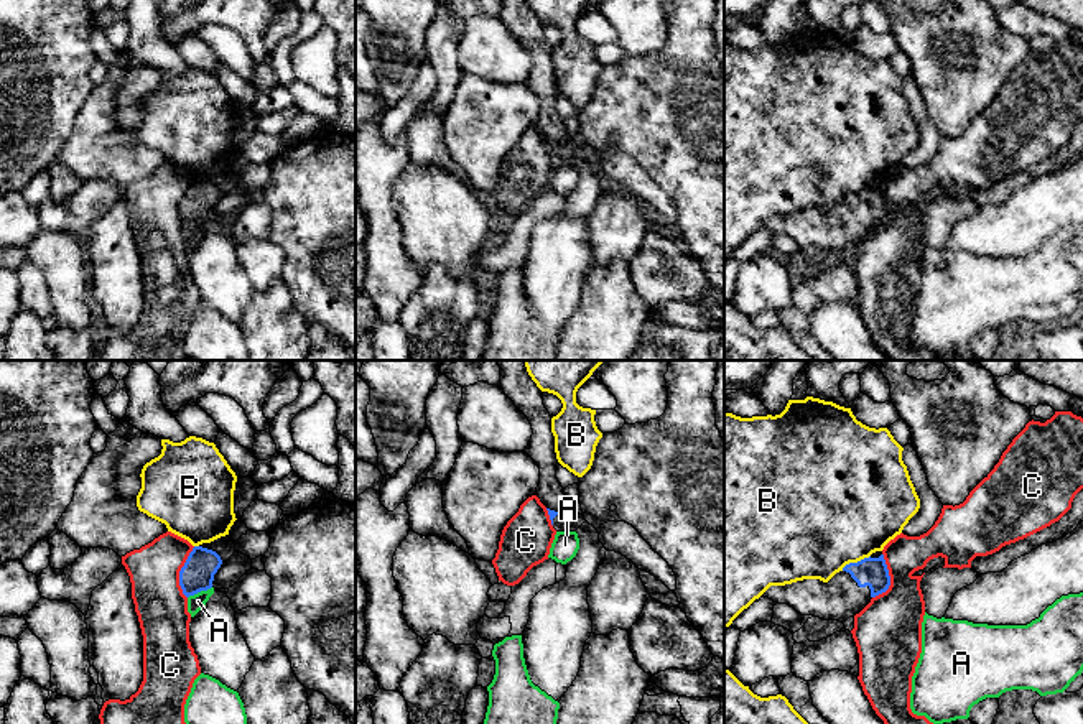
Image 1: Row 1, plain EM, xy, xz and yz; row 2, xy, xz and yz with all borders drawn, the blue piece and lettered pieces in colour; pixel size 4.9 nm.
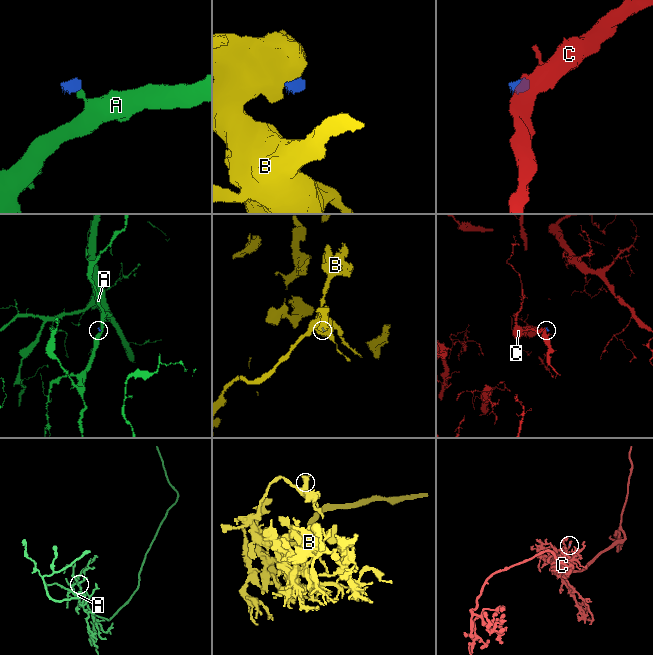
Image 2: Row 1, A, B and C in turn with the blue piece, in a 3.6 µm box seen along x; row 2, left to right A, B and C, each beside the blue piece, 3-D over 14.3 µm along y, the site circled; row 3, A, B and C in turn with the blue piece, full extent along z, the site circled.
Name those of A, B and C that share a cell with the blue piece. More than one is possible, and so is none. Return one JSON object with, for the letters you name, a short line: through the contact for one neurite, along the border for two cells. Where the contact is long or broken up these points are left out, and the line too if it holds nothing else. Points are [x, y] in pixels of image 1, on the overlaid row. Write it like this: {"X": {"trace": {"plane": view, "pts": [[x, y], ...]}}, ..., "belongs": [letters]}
{"belongs": []}

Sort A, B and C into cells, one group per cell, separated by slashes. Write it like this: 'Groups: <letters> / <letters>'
Groups: A / B / C

